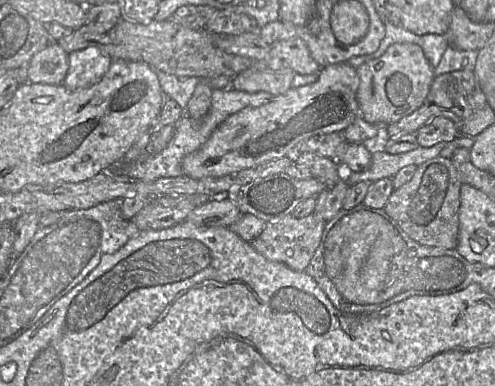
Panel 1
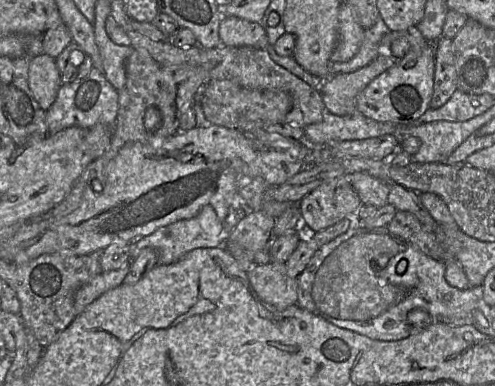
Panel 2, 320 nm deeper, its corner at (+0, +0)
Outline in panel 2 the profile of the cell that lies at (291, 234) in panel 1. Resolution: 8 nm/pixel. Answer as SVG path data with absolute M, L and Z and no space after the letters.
M254 263L247 274L258 297L277 310L282 311L296 304L297 278L292 278L287 274L285 263Z

